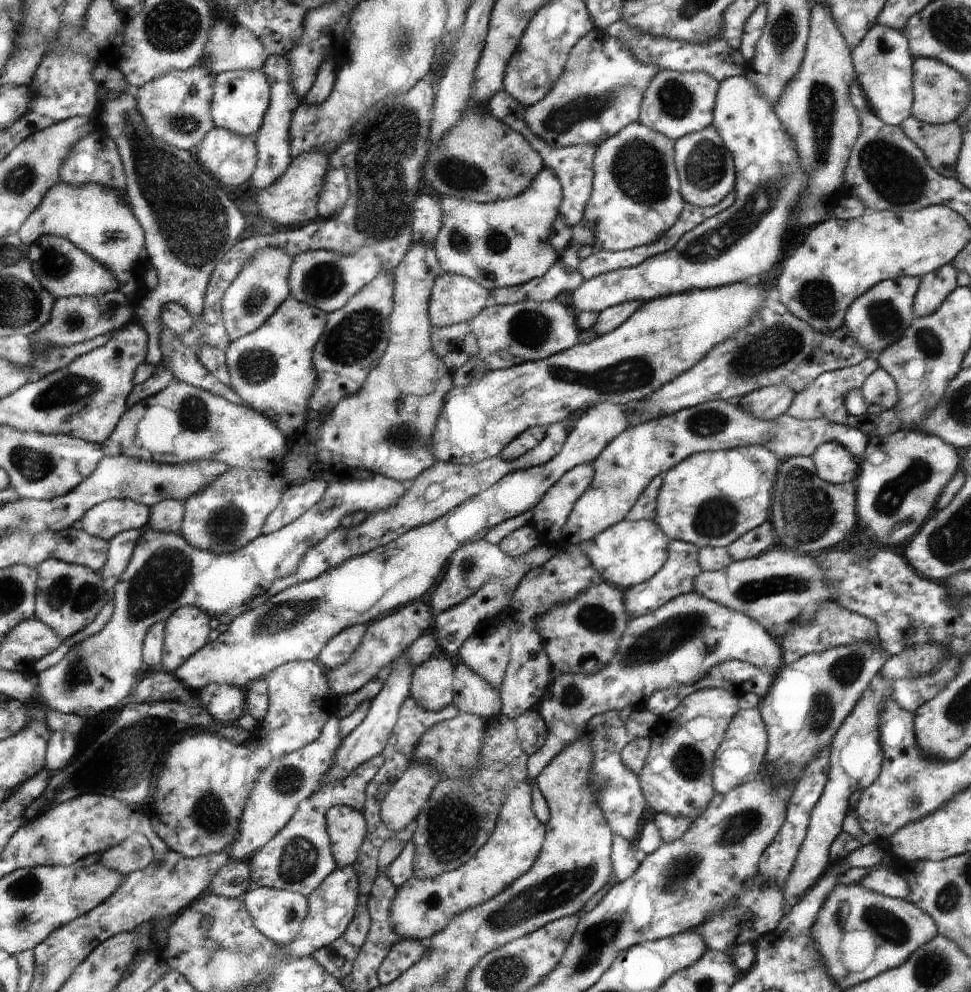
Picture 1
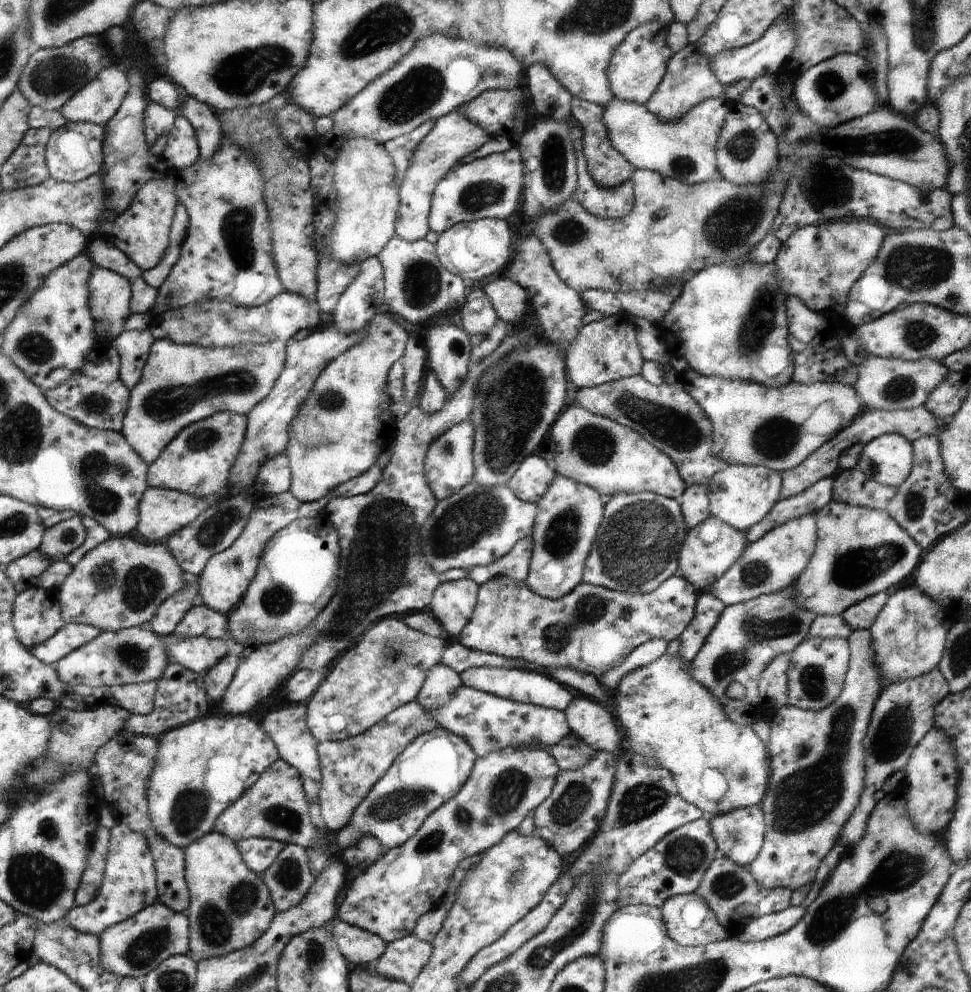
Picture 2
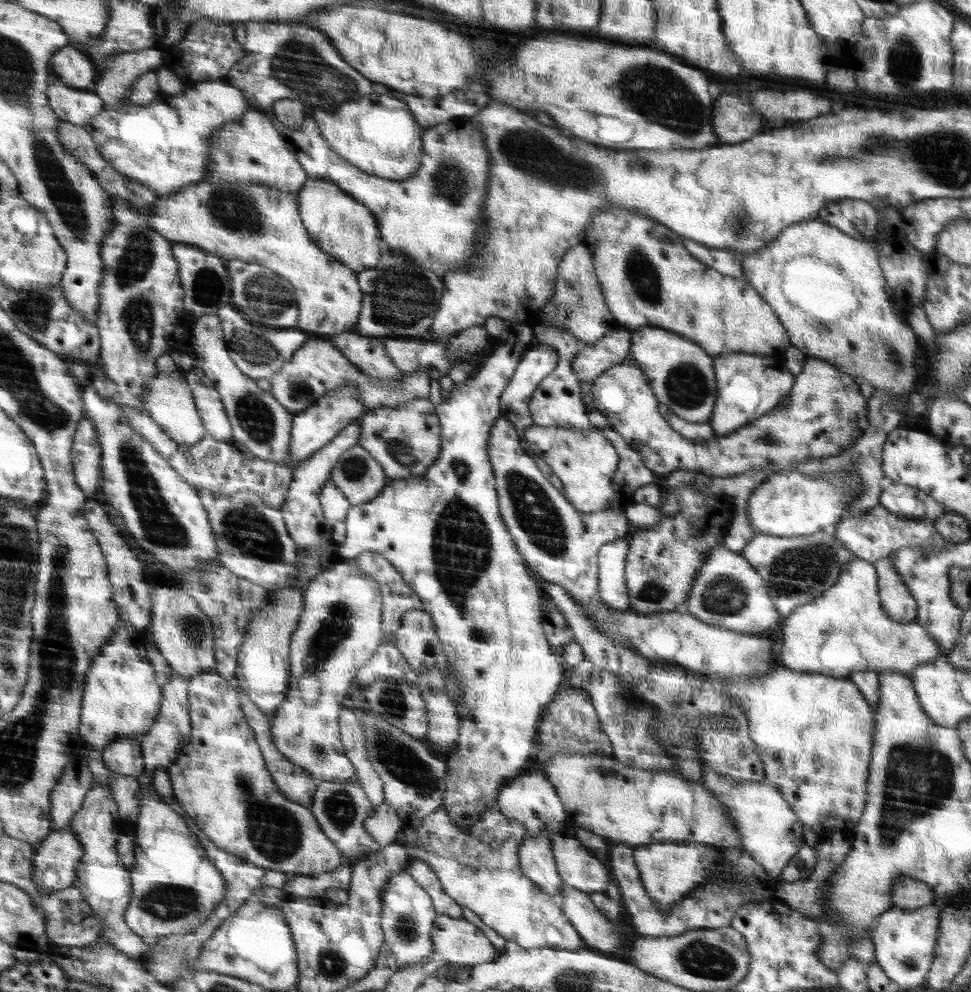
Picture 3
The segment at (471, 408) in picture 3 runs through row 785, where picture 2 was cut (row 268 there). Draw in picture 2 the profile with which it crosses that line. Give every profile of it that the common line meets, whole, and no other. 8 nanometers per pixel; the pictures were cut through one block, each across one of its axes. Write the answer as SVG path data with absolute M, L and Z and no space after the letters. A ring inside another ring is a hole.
M486 218L478 221L462 222L451 226L438 235L436 254L446 270L463 278L467 288L478 282L490 280L496 272L508 266L512 256L512 240L506 220Z

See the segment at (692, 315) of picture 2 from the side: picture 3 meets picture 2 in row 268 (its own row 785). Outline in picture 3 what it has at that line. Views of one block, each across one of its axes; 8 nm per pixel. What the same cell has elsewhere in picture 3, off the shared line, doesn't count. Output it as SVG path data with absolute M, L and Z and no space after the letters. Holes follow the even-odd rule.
M706 763L702 771L703 777L700 782L704 786L710 786L715 796L726 803L728 813L738 823L739 834L742 835L742 850L765 867L772 883L776 883L788 861L802 845L806 844L803 823L799 815L792 810L783 793L766 779L740 783L710 768Z

